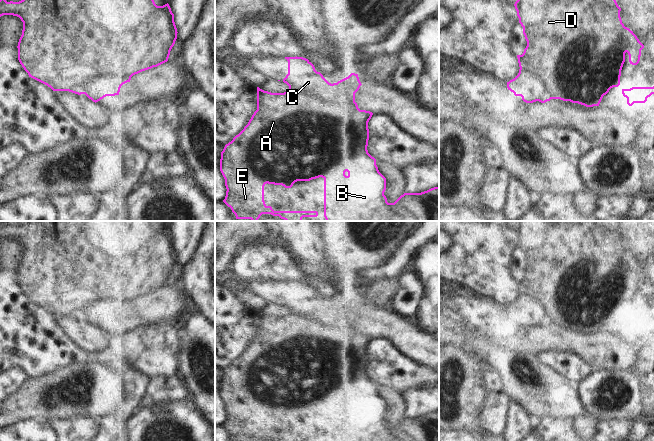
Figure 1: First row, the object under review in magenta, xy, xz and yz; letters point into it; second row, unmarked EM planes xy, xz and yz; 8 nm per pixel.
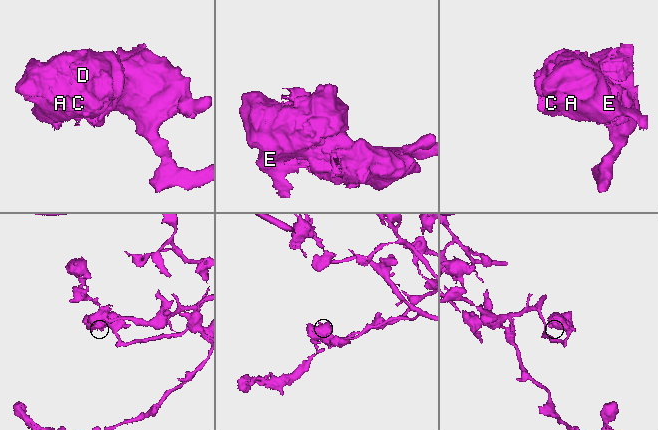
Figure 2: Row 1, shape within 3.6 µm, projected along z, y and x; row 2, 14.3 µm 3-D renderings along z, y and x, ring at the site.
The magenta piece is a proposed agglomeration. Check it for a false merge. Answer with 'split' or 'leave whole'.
split

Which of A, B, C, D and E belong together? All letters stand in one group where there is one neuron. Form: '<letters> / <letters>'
A B D E / C

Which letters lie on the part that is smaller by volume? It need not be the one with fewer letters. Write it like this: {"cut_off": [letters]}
{"cut_off": ["C"]}

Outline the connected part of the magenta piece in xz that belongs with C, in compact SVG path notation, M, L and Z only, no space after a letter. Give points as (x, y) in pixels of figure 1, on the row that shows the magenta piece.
M285 57L288 61L288 74L283 79L289 87L300 91L311 92L320 101L325 101L329 97L329 83L320 72L315 70L314 65L303 57Z

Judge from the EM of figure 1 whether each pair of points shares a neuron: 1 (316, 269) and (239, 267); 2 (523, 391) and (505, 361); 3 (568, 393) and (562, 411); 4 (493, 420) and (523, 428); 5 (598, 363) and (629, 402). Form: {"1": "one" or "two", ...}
{"1": "two", "2": "one", "3": "one", "4": "two", "5": "two"}

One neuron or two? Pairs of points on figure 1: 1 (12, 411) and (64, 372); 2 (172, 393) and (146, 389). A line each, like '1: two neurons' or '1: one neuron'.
1: one neuron
2: one neuron

